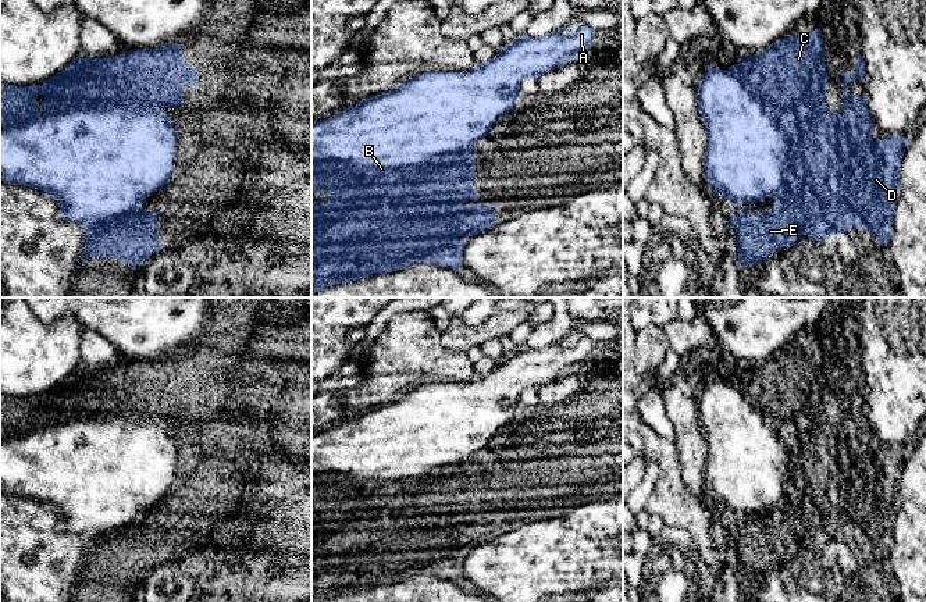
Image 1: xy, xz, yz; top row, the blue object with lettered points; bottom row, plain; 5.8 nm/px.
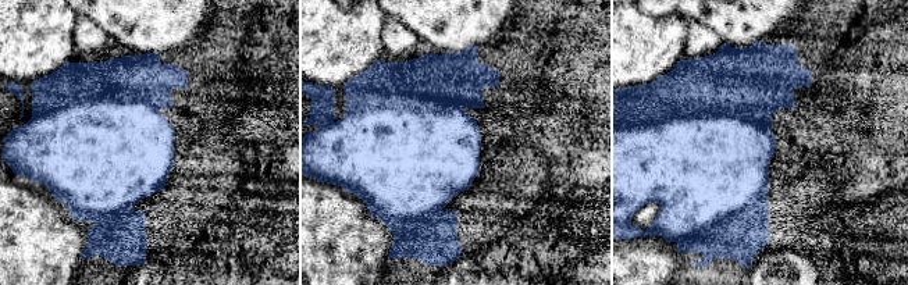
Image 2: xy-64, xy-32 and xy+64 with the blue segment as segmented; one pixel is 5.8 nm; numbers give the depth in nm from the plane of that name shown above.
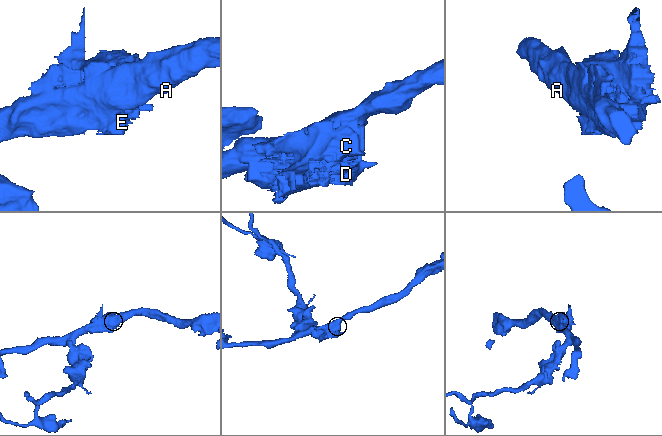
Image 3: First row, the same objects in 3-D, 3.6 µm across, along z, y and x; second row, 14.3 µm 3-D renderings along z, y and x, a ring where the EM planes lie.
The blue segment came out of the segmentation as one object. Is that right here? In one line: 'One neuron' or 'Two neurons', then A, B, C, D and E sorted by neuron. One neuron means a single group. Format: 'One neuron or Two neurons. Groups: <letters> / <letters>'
One neuron. Groups: A B C D E

